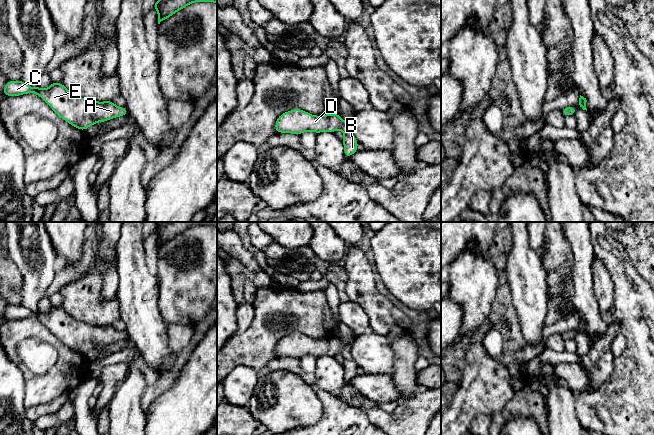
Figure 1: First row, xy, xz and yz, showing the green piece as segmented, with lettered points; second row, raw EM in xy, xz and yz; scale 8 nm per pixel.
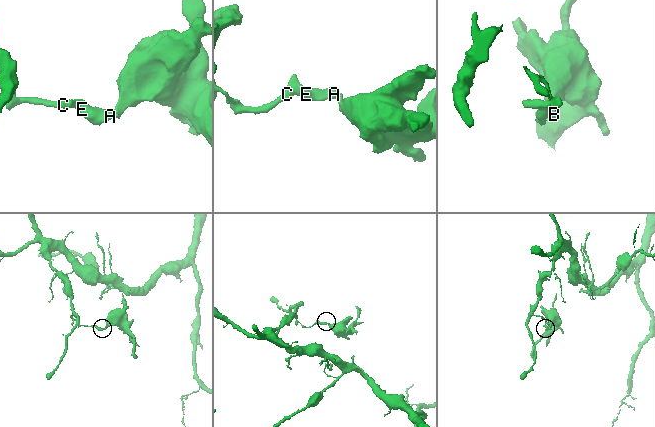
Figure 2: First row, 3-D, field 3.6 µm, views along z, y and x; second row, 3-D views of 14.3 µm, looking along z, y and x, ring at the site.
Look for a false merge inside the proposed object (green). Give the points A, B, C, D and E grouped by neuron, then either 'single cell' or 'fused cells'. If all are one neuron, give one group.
groups A B C D E; single cell

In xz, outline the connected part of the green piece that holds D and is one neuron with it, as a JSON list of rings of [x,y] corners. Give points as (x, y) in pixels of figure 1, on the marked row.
[[[293,109],[278,117],[275,129],[277,133],[286,132],[299,135],[306,131],[313,131],[318,134],[324,131],[335,132],[341,129],[344,132],[342,142],[347,158],[357,152],[359,144],[350,129],[350,121],[344,122],[340,115],[334,113],[314,116],[301,109]]]

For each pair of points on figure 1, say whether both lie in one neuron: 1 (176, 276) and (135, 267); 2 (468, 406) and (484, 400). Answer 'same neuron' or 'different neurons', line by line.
1: different neurons
2: same neuron

